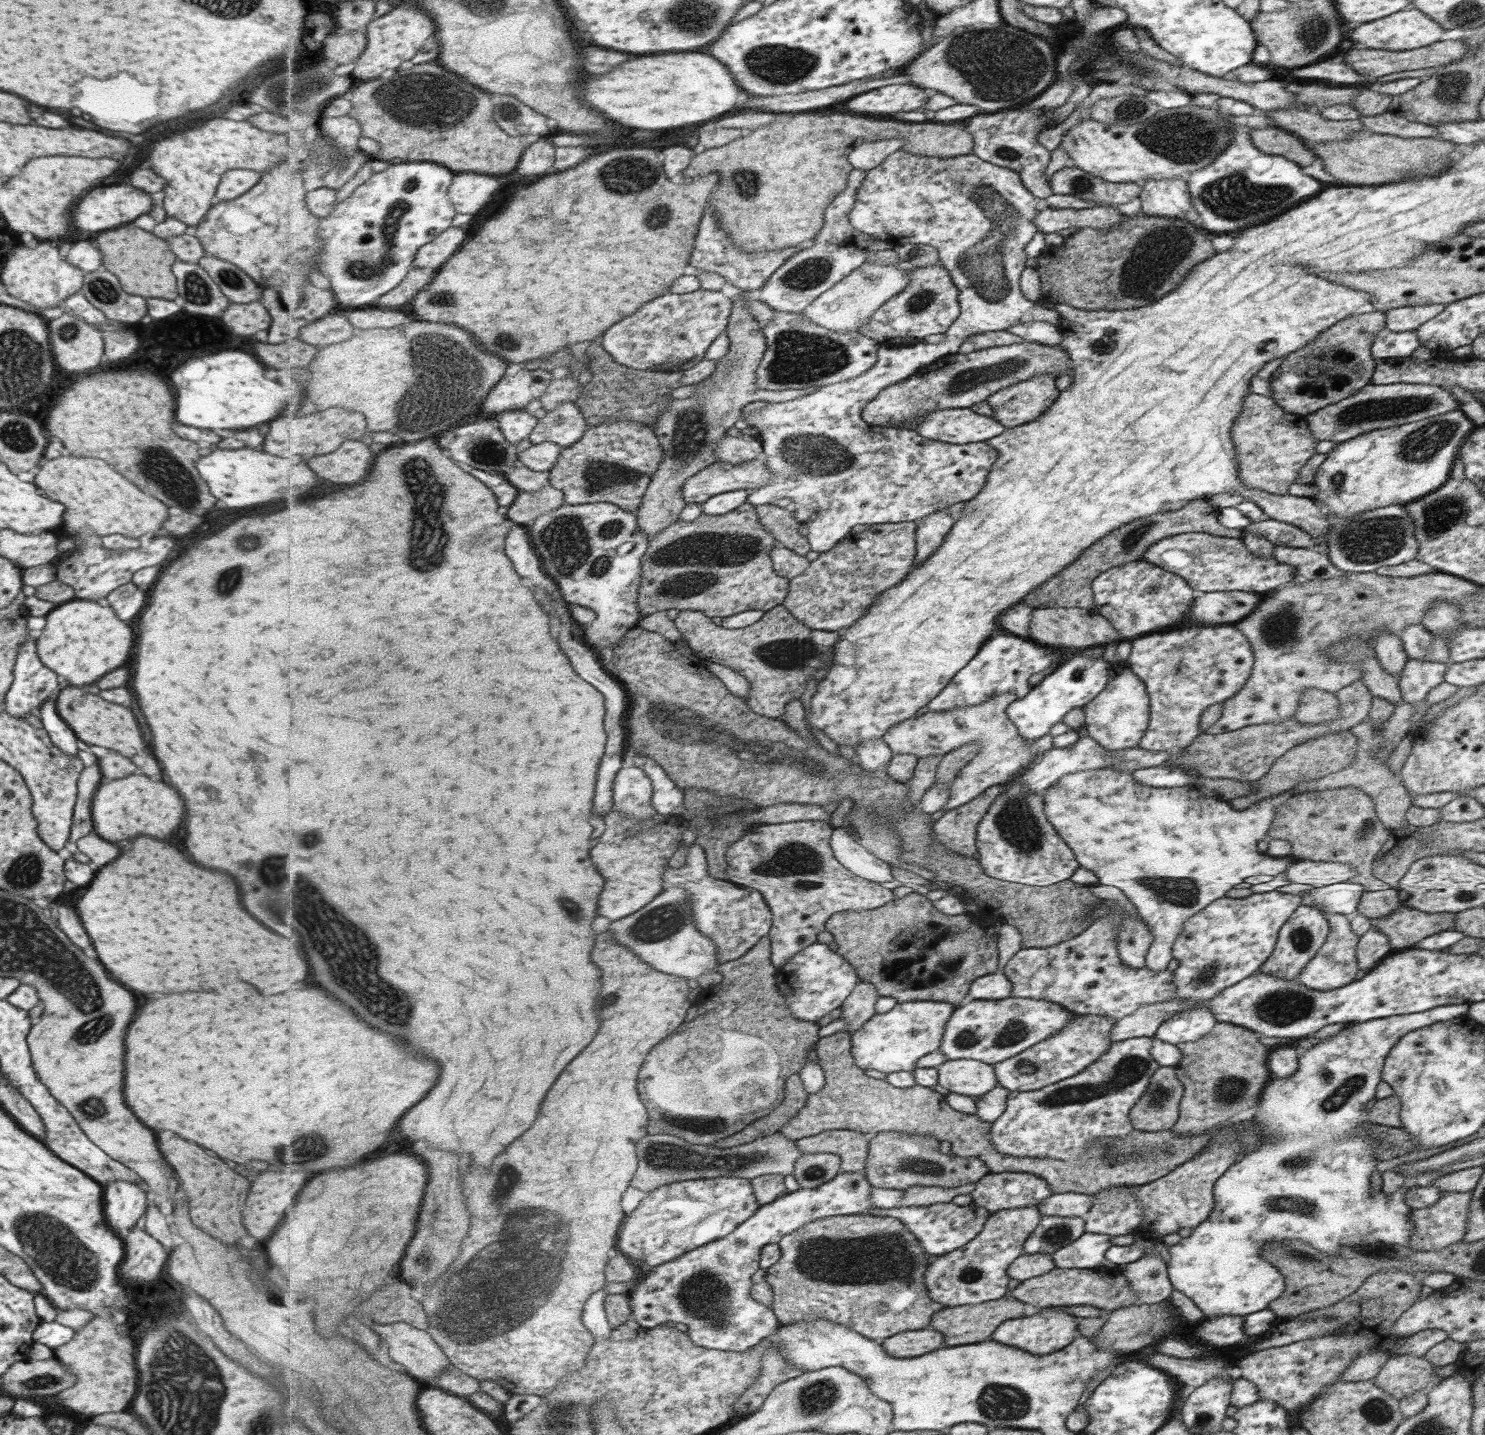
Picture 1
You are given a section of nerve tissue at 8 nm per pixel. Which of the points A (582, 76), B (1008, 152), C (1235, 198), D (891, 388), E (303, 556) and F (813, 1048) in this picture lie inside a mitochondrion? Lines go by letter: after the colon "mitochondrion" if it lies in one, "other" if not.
A: other
B: mitochondrion
C: mitochondrion
D: other
E: other
F: other

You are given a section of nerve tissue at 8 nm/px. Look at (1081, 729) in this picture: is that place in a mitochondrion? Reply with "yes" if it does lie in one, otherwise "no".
no

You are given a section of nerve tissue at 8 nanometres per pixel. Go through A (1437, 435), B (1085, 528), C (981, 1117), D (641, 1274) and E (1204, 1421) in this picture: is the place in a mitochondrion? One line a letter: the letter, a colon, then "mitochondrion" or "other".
A: mitochondrion
B: other
C: other
D: other
E: mitochondrion

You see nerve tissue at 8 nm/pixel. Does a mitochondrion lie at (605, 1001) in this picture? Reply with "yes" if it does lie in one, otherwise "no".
no

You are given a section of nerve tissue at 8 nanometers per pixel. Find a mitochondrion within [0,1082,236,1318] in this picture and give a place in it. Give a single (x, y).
(57, 1252)

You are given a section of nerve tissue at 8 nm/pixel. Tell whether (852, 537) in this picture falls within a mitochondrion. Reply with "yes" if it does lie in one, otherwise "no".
no

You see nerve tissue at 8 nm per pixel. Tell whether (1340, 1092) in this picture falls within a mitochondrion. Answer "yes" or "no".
yes

